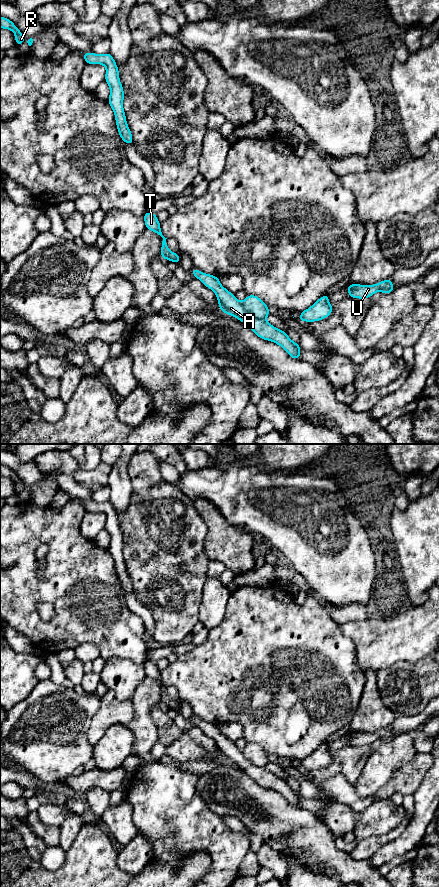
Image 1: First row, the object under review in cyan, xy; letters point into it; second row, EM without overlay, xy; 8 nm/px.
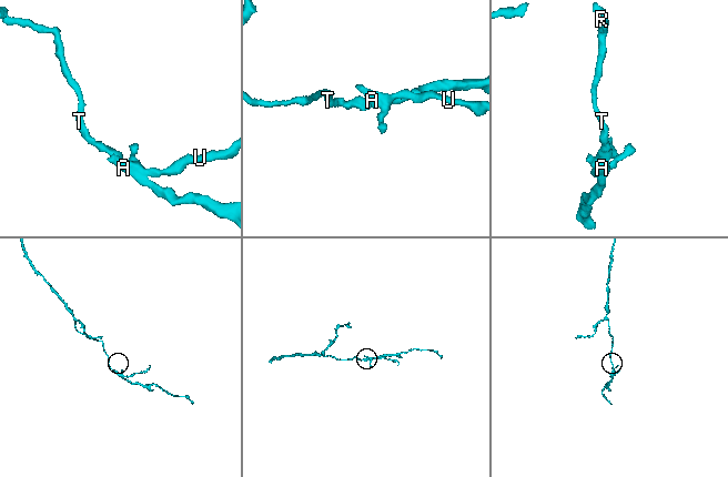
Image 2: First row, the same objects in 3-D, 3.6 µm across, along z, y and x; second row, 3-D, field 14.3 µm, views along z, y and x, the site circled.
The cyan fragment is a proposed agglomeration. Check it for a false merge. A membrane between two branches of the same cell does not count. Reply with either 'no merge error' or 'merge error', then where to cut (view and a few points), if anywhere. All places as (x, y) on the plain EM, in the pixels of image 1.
merge error | xy (241, 750), (252, 763), (264, 767)

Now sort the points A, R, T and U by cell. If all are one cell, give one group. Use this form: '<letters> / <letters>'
A R T / U

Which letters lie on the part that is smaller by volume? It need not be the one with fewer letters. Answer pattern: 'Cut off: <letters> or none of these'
Cut off: U

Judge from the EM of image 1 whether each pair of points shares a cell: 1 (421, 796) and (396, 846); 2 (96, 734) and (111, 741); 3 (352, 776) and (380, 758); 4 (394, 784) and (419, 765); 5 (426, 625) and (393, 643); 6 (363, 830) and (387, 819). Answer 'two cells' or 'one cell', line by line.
1: one cell
2: two cells
3: two cells
4: one cell
5: one cell
6: one cell

